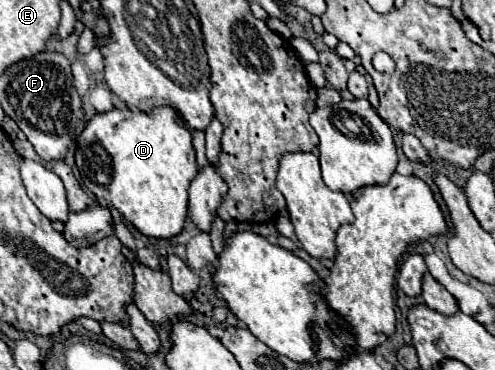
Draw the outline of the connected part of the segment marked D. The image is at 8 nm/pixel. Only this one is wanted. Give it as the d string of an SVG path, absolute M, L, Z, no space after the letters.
M161 106L153 112L125 108L95 114L77 138L75 162L85 186L97 196L97 200L115 206L119 214L141 234L151 238L173 238L183 230L187 218L187 190L199 168L195 162L191 132L179 122L173 108Z

